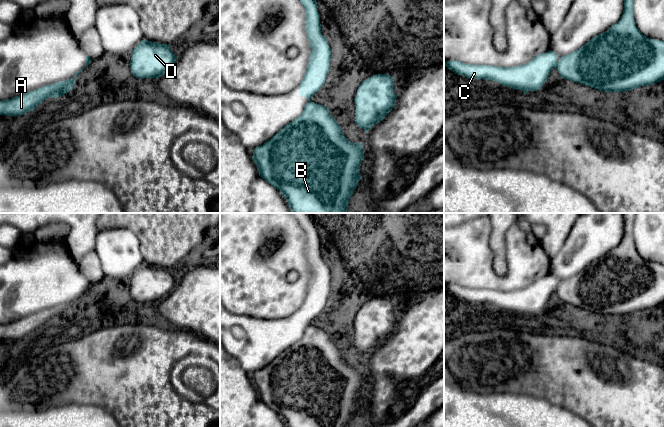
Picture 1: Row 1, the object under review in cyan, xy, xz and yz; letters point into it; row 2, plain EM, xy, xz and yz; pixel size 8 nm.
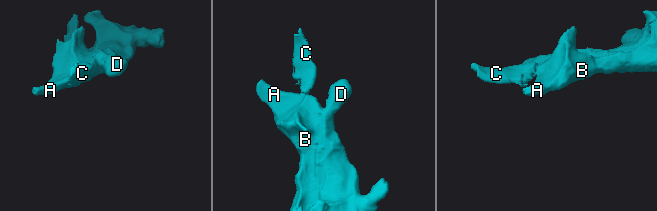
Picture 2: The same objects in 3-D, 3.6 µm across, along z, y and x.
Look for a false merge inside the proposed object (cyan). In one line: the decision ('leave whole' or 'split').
split

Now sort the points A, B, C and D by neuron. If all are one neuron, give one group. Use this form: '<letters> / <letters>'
A B D / C

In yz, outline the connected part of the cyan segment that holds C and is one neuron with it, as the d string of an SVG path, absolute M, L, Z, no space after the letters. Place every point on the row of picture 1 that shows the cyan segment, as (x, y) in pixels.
M549 50L543 54L538 54L531 61L514 67L498 67L492 65L472 65L458 60L446 61L444 65L455 74L466 76L467 79L483 79L498 82L512 89L518 89L525 95L528 91L541 89L547 81L548 76L554 68L557 68L557 54Z

